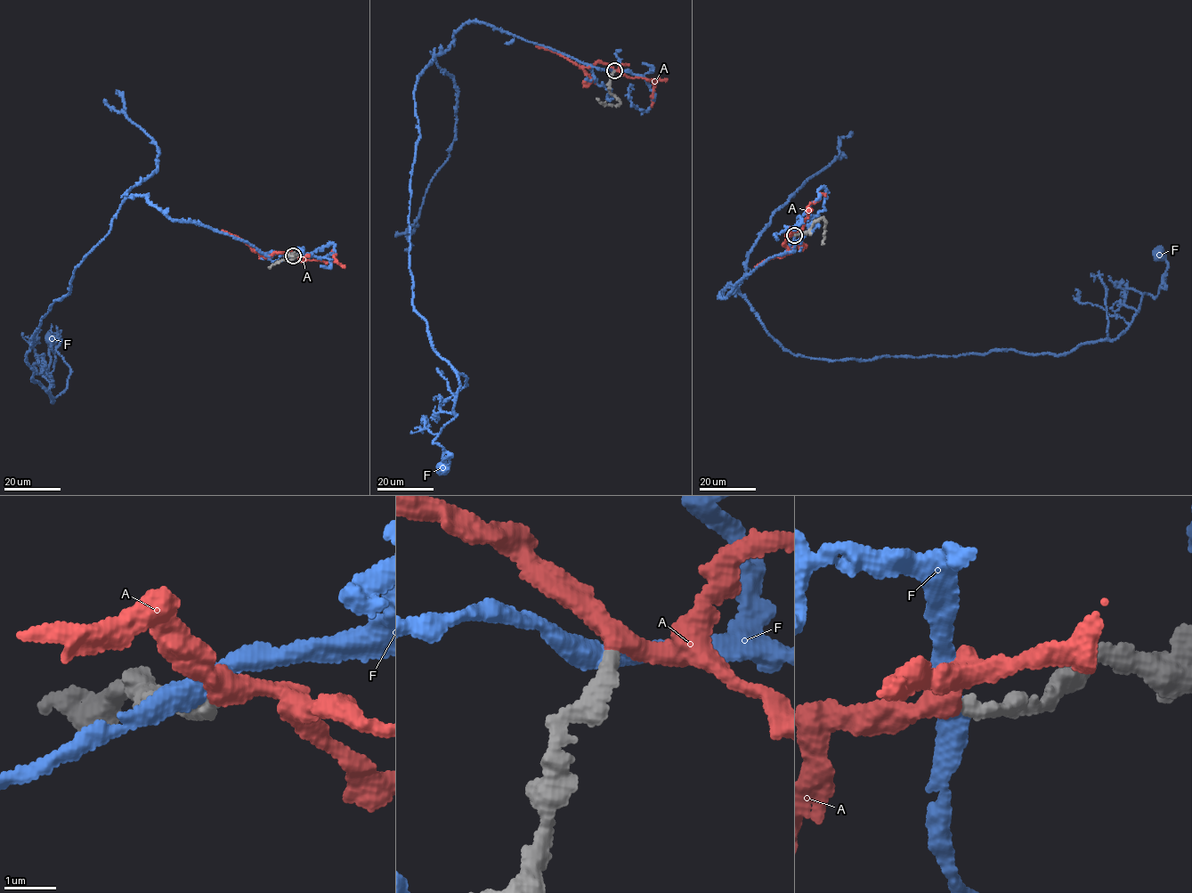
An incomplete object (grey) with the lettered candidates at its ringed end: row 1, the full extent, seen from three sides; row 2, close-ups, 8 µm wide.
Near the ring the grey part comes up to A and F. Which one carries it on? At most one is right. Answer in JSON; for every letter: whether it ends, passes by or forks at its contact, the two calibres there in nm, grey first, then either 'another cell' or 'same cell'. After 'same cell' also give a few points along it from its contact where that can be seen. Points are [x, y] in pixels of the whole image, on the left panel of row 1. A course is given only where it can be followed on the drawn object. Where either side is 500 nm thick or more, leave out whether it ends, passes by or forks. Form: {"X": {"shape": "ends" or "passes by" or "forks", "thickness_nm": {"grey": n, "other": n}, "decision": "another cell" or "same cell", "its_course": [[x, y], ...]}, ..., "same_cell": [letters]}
{"A": {"shape": "passes by", "thickness_nm": {"grey": 320, "other": 360}, "decision": "same cell", "its_course": [[293, 255], [288, 252], [263, 256], [243, 240], [222, 230]]}, "F": {"shape": "passes by", "thickness_nm": {"grey": 320, "other": 400}, "decision": "another cell"}, "same_cell": ["A"]}

